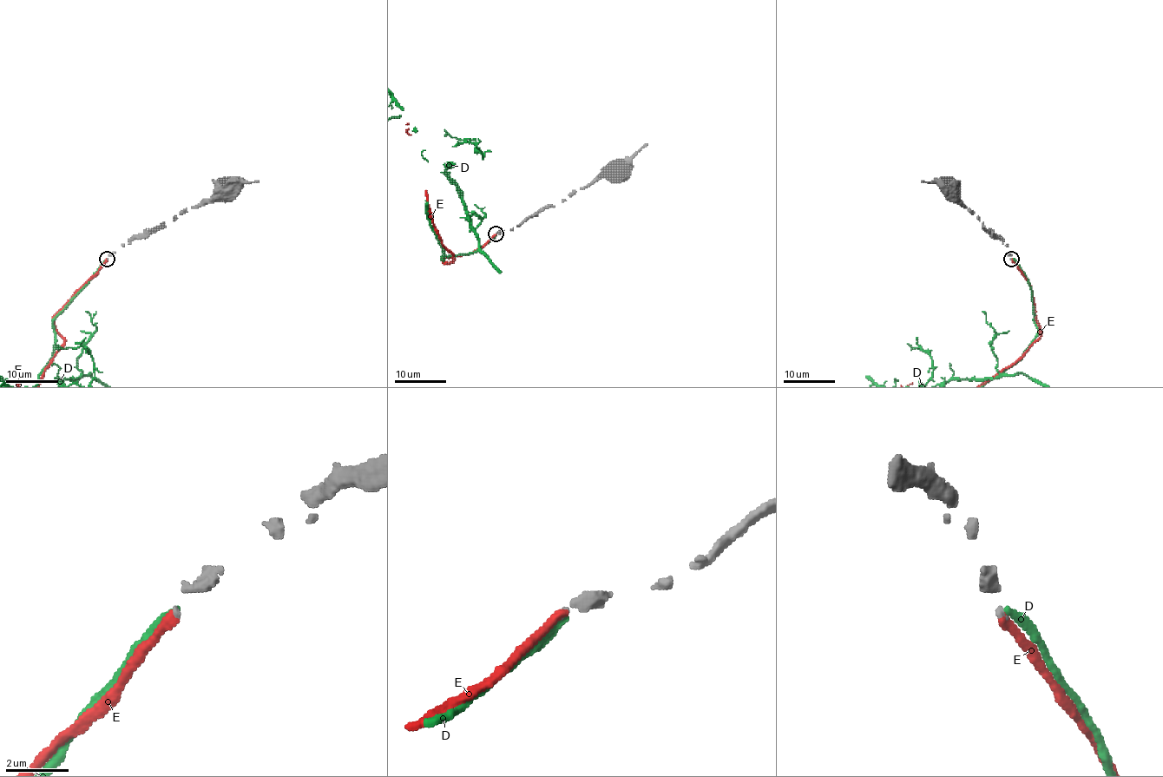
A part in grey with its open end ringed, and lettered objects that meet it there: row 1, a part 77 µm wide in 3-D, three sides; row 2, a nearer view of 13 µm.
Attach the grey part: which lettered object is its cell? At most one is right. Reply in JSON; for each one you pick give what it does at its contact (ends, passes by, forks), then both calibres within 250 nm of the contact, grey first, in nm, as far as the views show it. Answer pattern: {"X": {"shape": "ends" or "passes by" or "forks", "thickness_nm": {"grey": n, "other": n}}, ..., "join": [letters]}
{"E": {"shape": "ends", "thickness_nm": {"grey": 140, "other": 300}}, "join": ["E"]}

